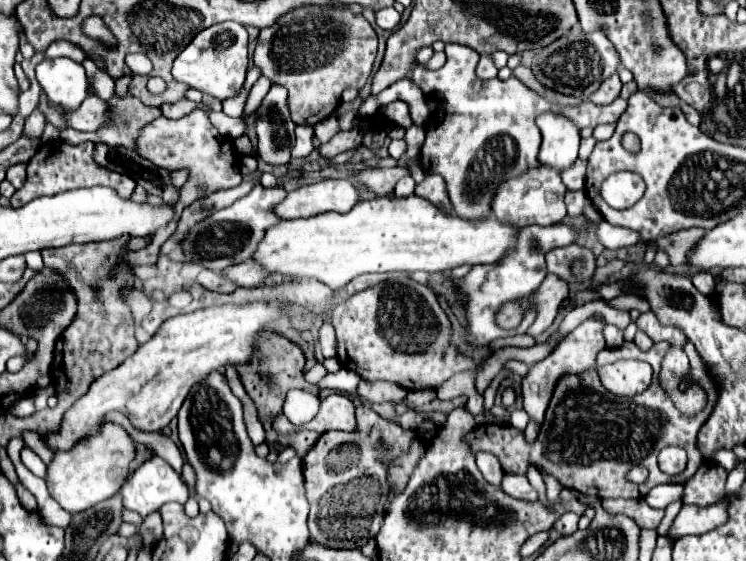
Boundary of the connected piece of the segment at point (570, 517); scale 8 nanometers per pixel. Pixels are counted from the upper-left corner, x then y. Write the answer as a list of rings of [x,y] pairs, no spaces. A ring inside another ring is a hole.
[[[568,512],[568,514],[564,514],[564,516],[560,516],[558,518],[558,522],[554,524],[554,530],[558,530],[560,534],[572,534],[572,532],[576,532],[578,530],[578,514],[574,514],[574,512]]]

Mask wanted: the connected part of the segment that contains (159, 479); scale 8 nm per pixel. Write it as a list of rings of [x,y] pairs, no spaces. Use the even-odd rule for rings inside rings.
[[[158,456],[146,460],[126,480],[126,484],[120,488],[120,494],[124,508],[140,512],[142,516],[148,516],[170,500],[180,504],[188,500],[188,488],[180,474]]]

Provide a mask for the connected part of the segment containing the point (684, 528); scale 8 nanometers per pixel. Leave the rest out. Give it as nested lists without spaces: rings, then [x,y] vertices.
[[[722,502],[720,508],[708,506],[708,508],[698,508],[698,506],[684,506],[678,513],[672,528],[668,532],[668,538],[678,540],[684,535],[700,535],[726,523],[726,504]]]

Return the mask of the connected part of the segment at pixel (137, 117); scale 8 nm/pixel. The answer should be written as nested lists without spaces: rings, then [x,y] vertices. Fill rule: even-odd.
[[[114,94],[106,100],[110,120],[100,126],[96,132],[78,132],[78,130],[62,130],[60,138],[70,144],[80,142],[104,142],[108,146],[124,146],[128,150],[136,150],[136,140],[140,130],[148,126],[152,120],[160,118],[160,108],[148,108],[132,94],[118,96]]]

